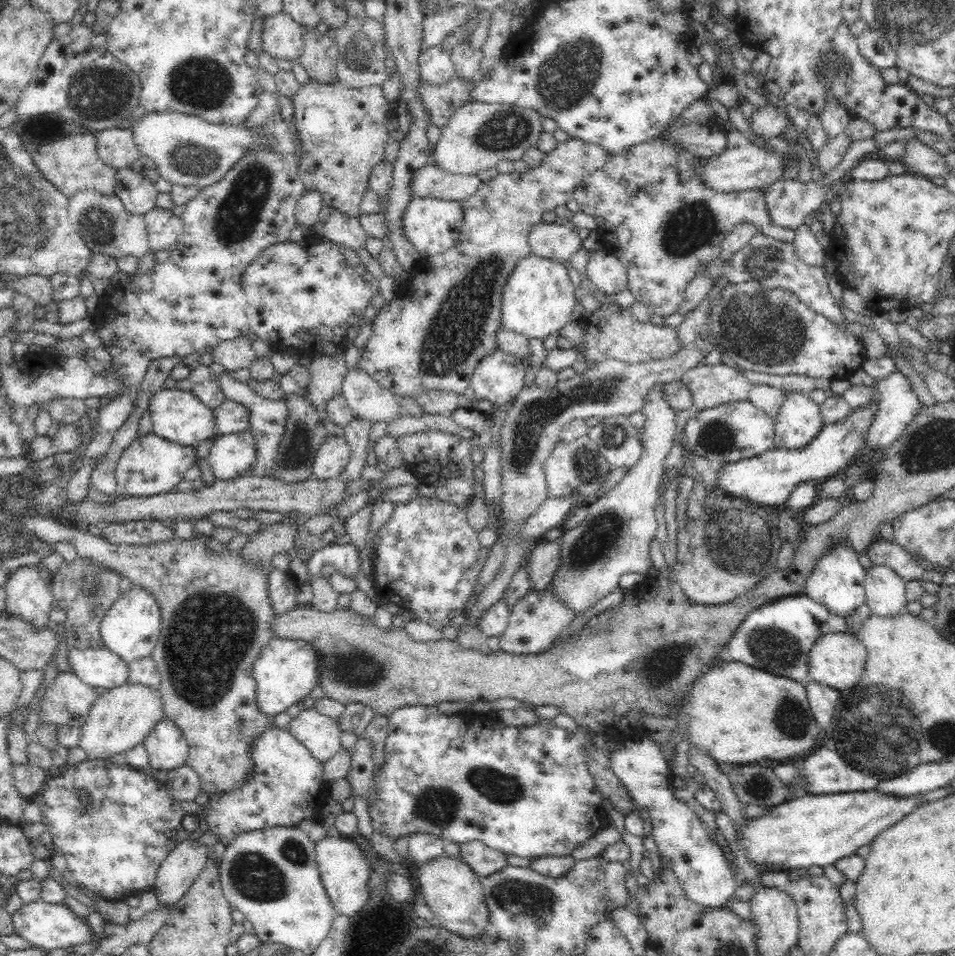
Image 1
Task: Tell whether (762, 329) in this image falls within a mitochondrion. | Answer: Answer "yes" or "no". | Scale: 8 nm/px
yes

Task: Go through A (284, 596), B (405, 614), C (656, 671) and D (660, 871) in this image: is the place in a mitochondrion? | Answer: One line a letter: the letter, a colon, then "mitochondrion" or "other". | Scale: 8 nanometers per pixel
A: other
B: other
C: mitochondrion
D: other

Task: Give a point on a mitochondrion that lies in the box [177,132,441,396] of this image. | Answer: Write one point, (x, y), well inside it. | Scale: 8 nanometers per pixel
(238, 215)

